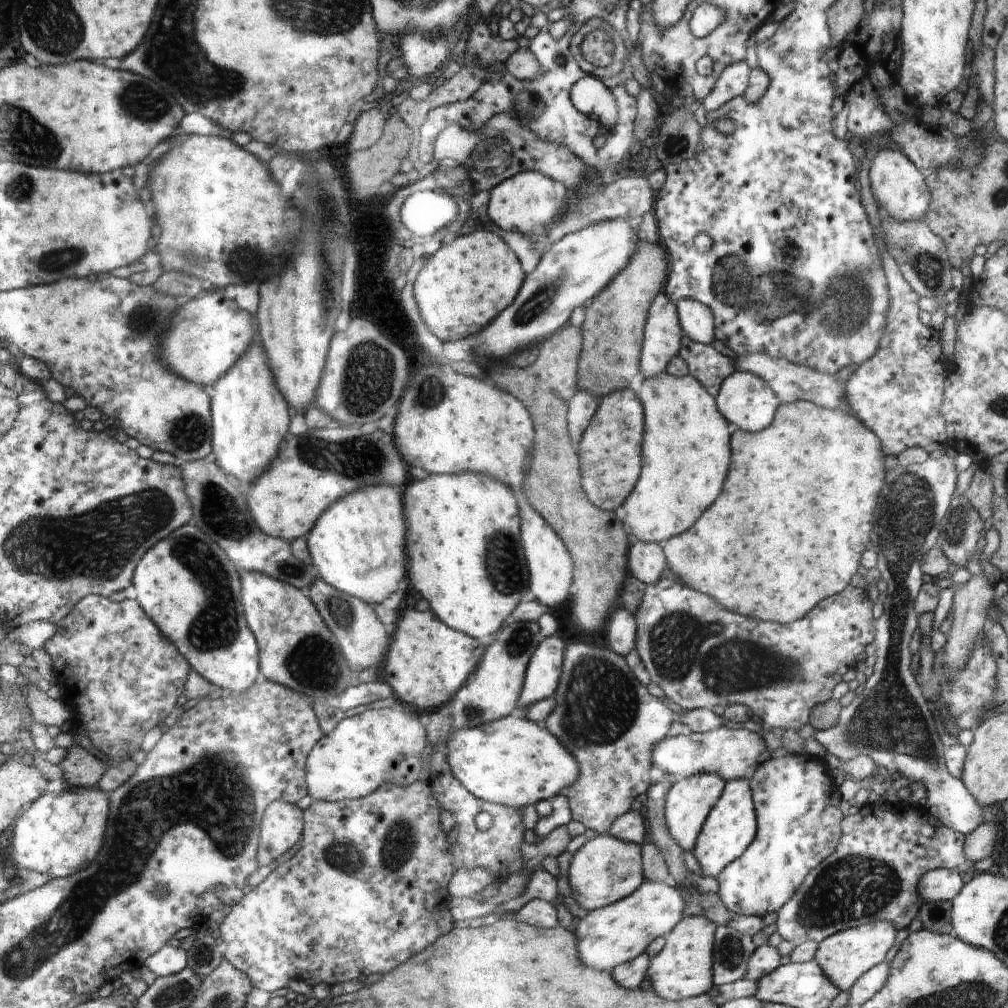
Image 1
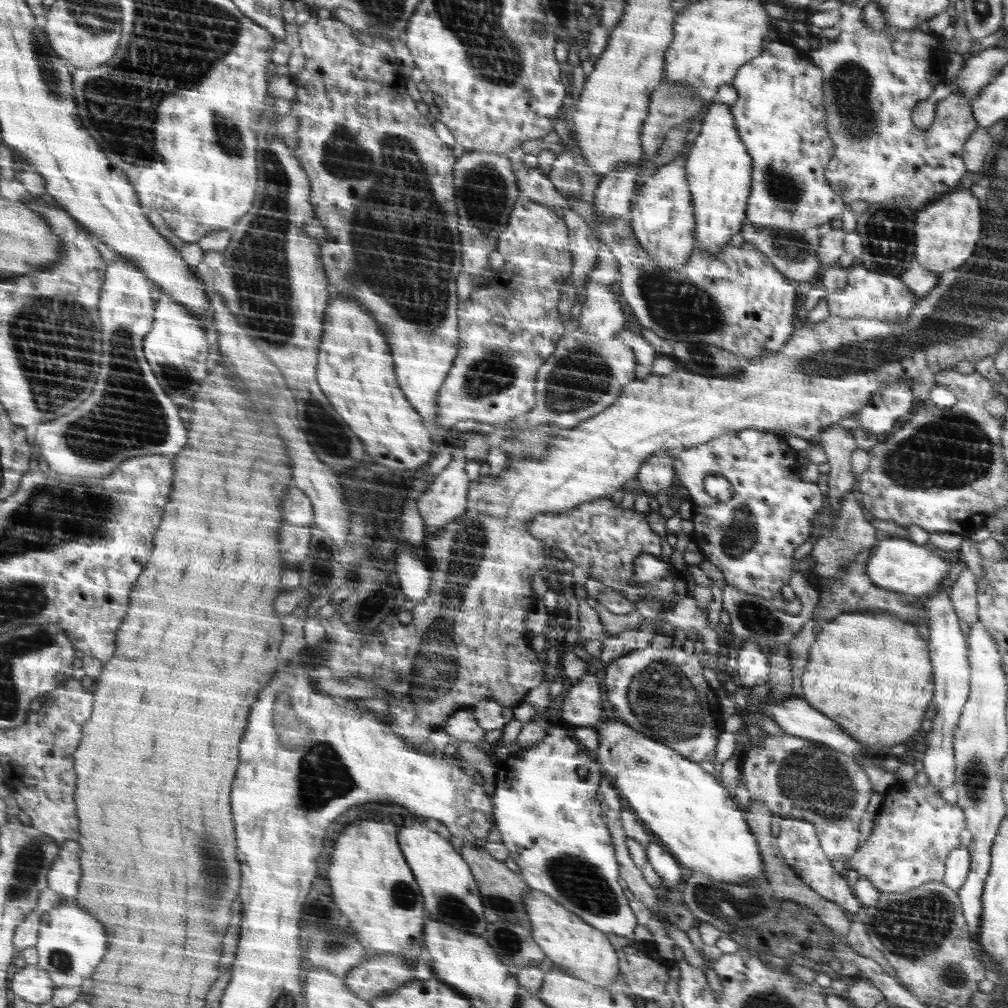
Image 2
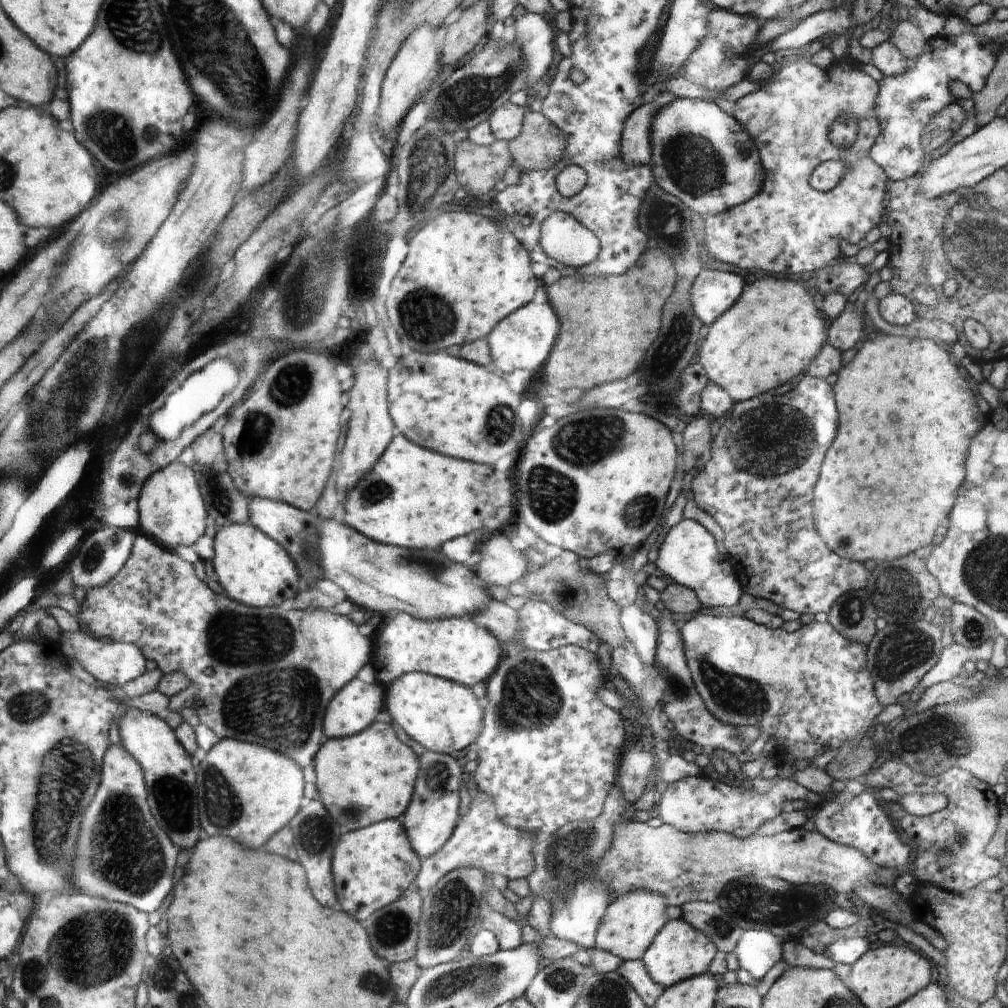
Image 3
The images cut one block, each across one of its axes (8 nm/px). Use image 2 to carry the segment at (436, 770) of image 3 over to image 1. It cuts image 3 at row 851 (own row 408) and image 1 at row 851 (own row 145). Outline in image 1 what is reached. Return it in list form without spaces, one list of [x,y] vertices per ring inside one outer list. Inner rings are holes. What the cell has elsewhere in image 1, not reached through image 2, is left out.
[[[414,782],[414,785],[410,784],[410,786],[385,783],[376,792],[359,799],[346,799],[344,801],[314,799],[314,802],[305,810],[305,837],[302,838],[300,850],[292,858],[281,860],[280,866],[273,869],[266,880],[260,882],[258,886],[251,887],[250,894],[246,894],[242,898],[242,902],[230,907],[232,912],[230,912],[230,916],[227,915],[224,924],[222,924],[221,934],[225,940],[225,958],[233,962],[238,970],[249,975],[256,988],[272,993],[280,990],[280,986],[288,986],[288,982],[292,978],[298,978],[298,976],[306,976],[304,980],[312,978],[312,980],[324,982],[324,984],[338,984],[338,982],[358,980],[358,978],[364,980],[370,975],[386,974],[437,942],[437,939],[444,934],[444,918],[446,918],[446,932],[451,932],[451,912],[448,912],[448,904],[444,908],[444,902],[446,902],[446,898],[450,900],[450,896],[446,894],[446,884],[449,884],[452,877],[452,868],[448,862],[449,853],[446,852],[447,835],[441,830],[442,809],[433,798],[429,782]]]

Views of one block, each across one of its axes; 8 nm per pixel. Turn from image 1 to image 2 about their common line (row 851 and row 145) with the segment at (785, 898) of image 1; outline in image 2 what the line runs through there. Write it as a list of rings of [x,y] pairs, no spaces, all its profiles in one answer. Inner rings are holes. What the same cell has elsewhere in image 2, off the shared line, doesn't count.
[[[771,39],[756,58],[742,65],[731,82],[736,88],[738,100],[729,108],[737,121],[742,143],[752,157],[751,190],[745,217],[752,221],[754,227],[812,229],[832,222],[844,211],[844,199],[825,178],[825,171],[836,152],[836,144],[827,127],[825,83],[824,71],[813,63],[808,51],[775,39]]]

